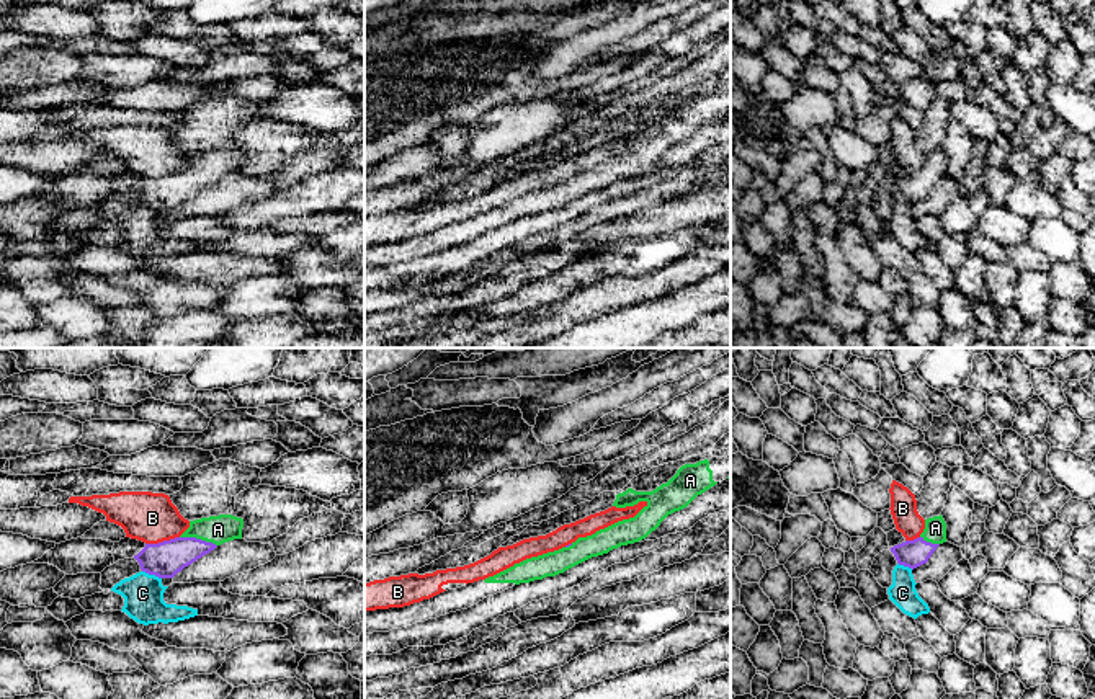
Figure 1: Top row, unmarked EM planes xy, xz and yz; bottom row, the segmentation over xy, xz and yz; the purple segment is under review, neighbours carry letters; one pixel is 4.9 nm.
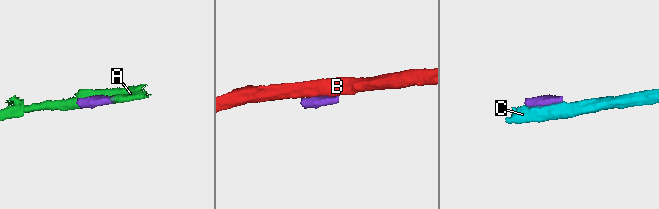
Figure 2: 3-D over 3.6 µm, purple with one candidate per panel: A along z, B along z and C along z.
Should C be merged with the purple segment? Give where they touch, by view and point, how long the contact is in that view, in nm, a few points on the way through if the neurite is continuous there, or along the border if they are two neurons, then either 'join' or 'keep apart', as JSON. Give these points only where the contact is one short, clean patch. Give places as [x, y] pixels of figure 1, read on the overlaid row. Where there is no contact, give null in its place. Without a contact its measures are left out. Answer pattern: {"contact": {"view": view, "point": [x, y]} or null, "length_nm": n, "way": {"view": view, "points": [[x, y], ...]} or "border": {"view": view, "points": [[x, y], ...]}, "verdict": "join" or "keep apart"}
{"contact": {"view": "xy", "point": [152, 574]}, "length_nm": 100, "verdict": "keep apart"}

